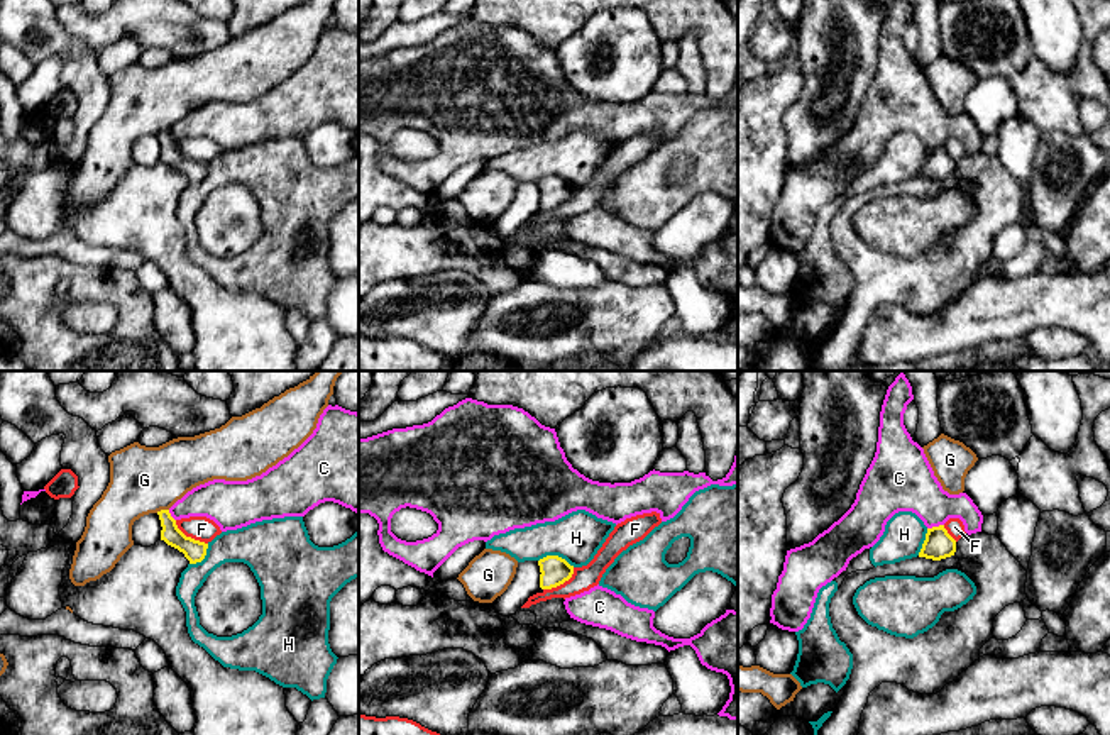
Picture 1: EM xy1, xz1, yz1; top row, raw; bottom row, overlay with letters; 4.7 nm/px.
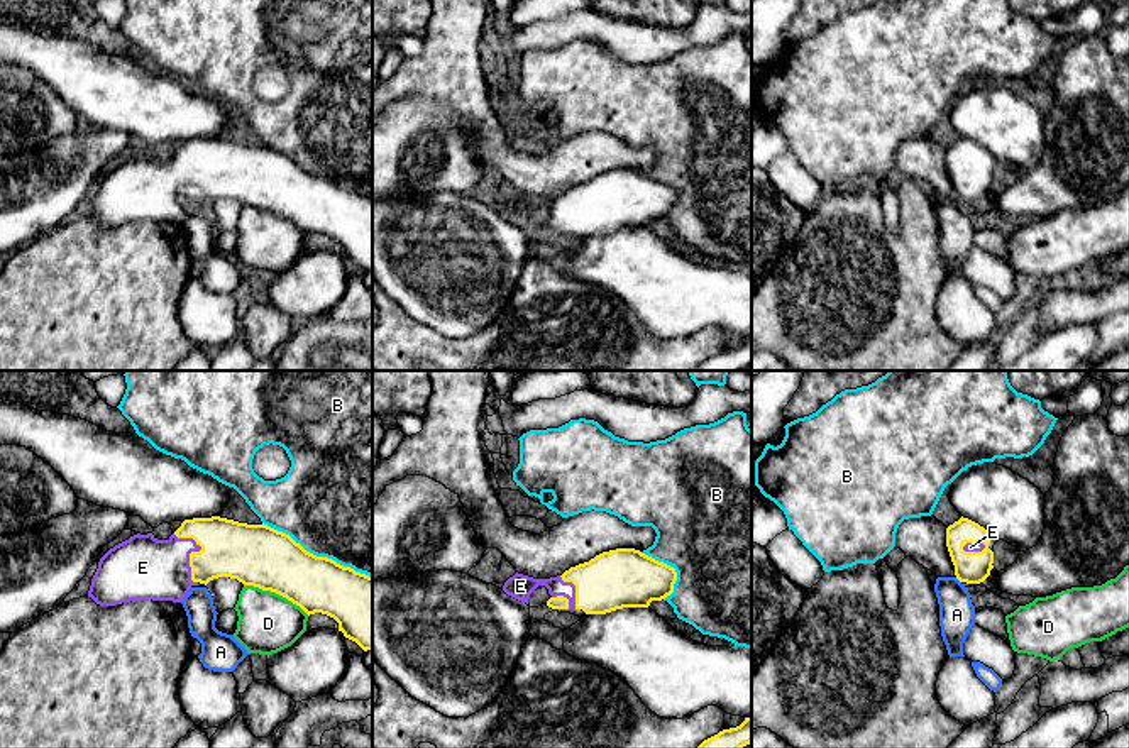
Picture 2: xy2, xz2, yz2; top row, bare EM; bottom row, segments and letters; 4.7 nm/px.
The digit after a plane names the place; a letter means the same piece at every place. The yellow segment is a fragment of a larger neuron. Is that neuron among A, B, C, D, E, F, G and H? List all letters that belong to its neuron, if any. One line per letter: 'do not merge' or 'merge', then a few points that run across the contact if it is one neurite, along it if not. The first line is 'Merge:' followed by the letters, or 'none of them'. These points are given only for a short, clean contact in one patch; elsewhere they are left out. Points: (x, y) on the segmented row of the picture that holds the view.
Merge: E
A: do not merge; line yz2 (955, 577), (960, 582)
B: do not merge
C: do not merge
D: do not merge
E: merge; line xy2 (246, 552), (195, 552), (170, 567), (146, 567)
F: do not merge; line xy1 (175, 520), (186, 536), (207, 544)
G: do not merge
H: do not merge

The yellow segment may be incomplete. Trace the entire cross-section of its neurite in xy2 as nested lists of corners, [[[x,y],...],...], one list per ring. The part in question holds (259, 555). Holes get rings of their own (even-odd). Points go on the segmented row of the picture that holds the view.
[[[212,516],[184,520],[168,540],[157,540],[152,533],[137,533],[100,558],[88,597],[100,606],[139,599],[181,602],[193,582],[207,586],[218,577],[276,592],[308,616],[327,614],[339,623],[339,631],[345,638],[355,641],[364,652],[372,650],[372,577],[332,558],[317,557],[289,535],[264,523],[247,525]]]

